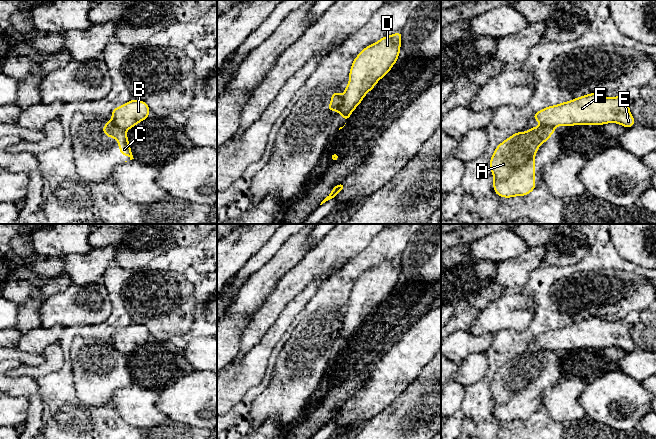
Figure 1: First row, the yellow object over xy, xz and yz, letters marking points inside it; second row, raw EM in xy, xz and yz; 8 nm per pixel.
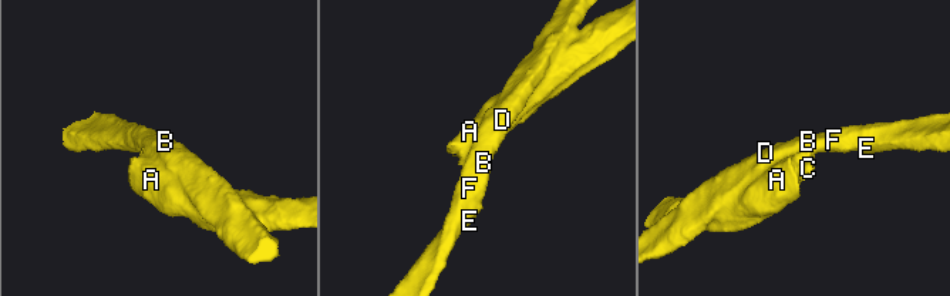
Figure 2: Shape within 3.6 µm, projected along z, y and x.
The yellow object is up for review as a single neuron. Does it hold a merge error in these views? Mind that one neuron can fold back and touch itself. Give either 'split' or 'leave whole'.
split

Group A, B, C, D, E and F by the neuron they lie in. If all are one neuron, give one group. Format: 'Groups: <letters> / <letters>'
Groups: A C / B D E F

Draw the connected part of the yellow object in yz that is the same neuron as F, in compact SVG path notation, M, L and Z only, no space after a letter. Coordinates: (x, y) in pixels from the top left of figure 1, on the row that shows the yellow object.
M594 92L545 107L536 112L532 119L548 127L617 123L630 128L636 121L629 105L630 101L622 96L609 98Z

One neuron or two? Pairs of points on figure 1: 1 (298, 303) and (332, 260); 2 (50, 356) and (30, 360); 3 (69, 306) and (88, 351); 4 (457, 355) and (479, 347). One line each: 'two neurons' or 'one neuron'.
1: two neurons
2: two neurons
3: two neurons
4: one neuron

